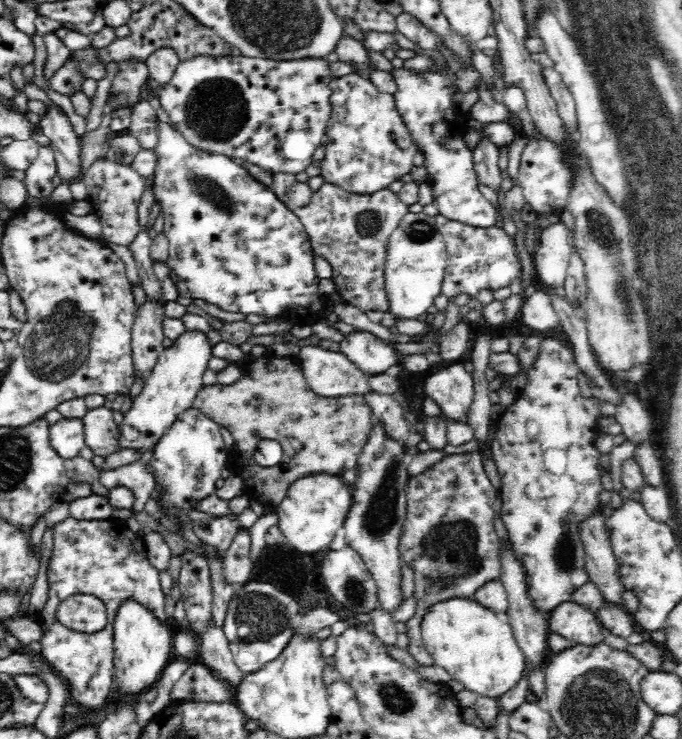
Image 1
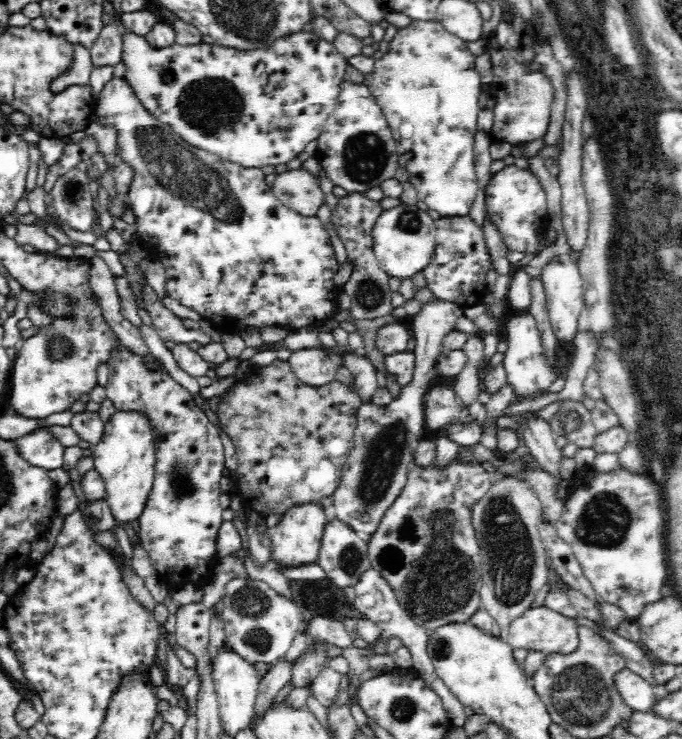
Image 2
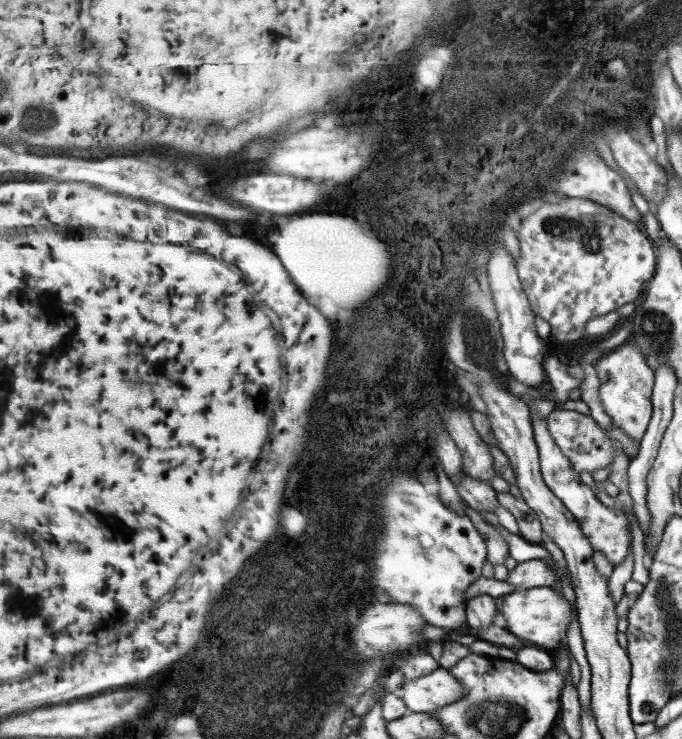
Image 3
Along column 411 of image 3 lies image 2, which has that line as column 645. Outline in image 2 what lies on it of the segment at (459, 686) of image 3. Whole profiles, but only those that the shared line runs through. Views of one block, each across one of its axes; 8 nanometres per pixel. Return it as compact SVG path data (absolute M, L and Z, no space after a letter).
M624 667L616 671L612 682L623 701L634 711L646 712L656 700L651 691L652 685L629 668Z

